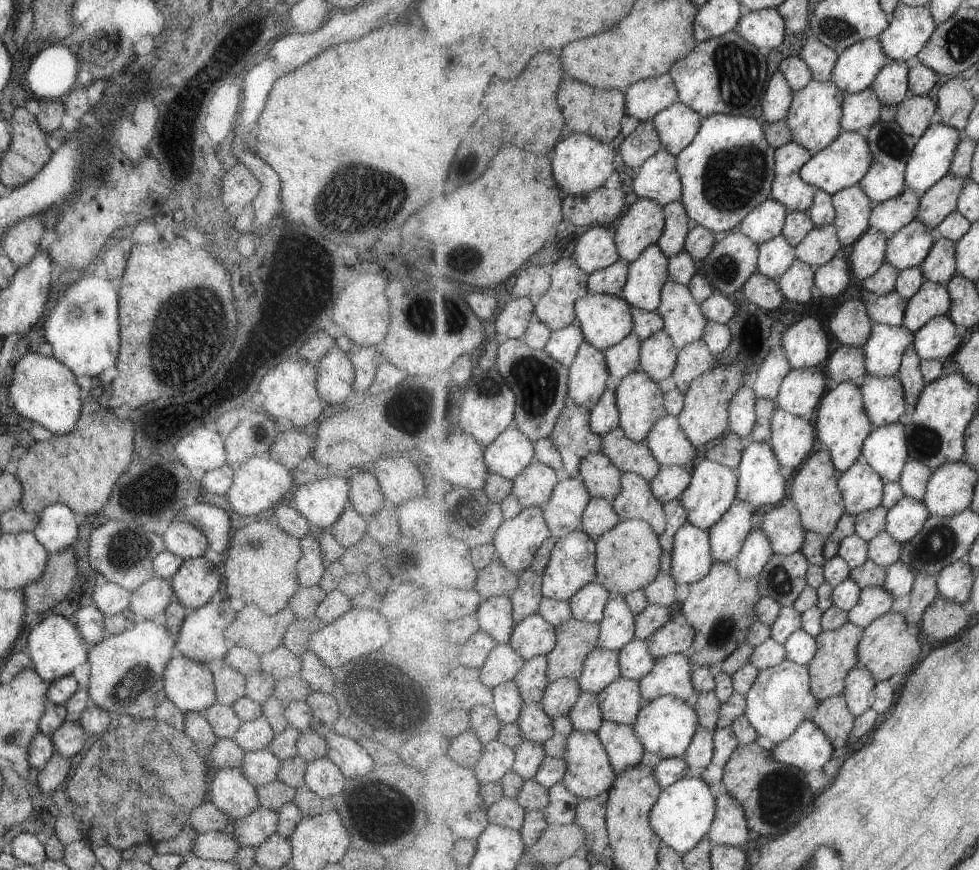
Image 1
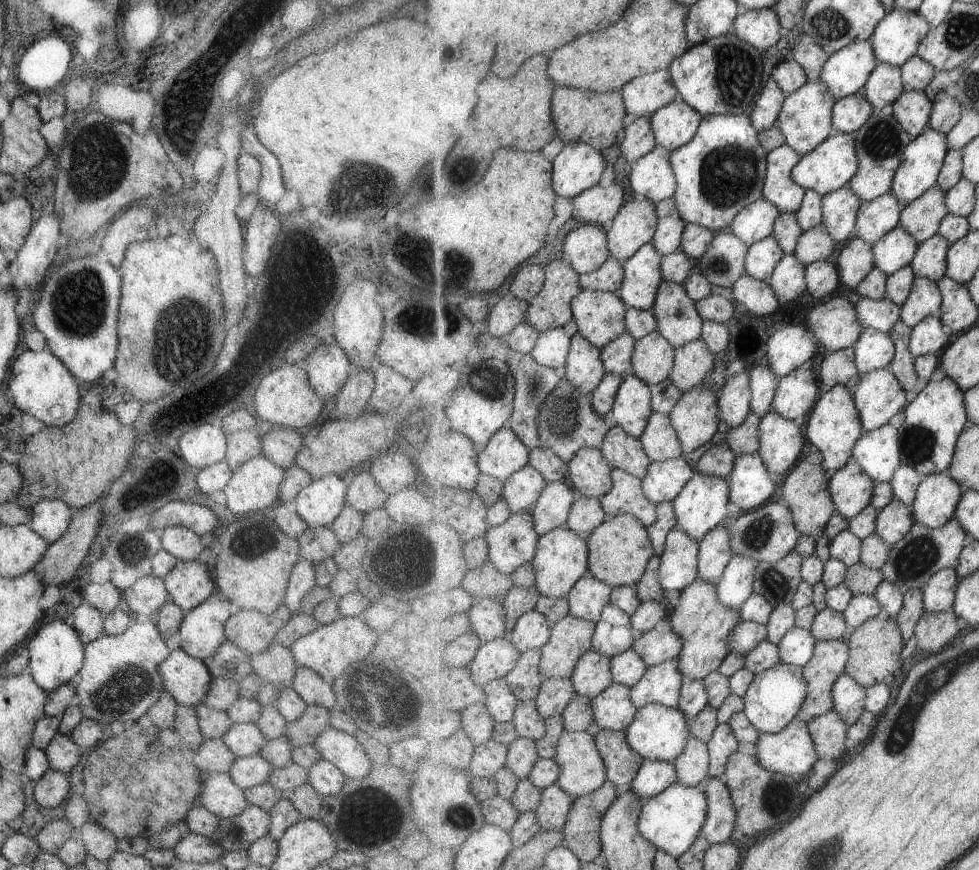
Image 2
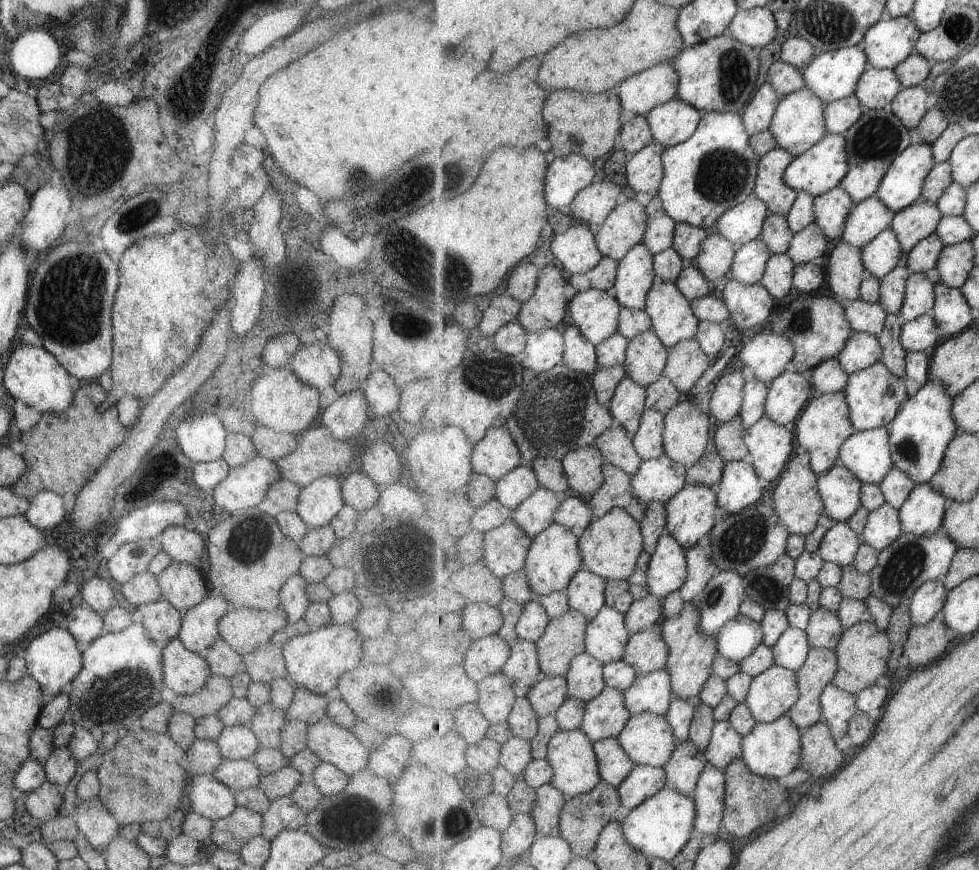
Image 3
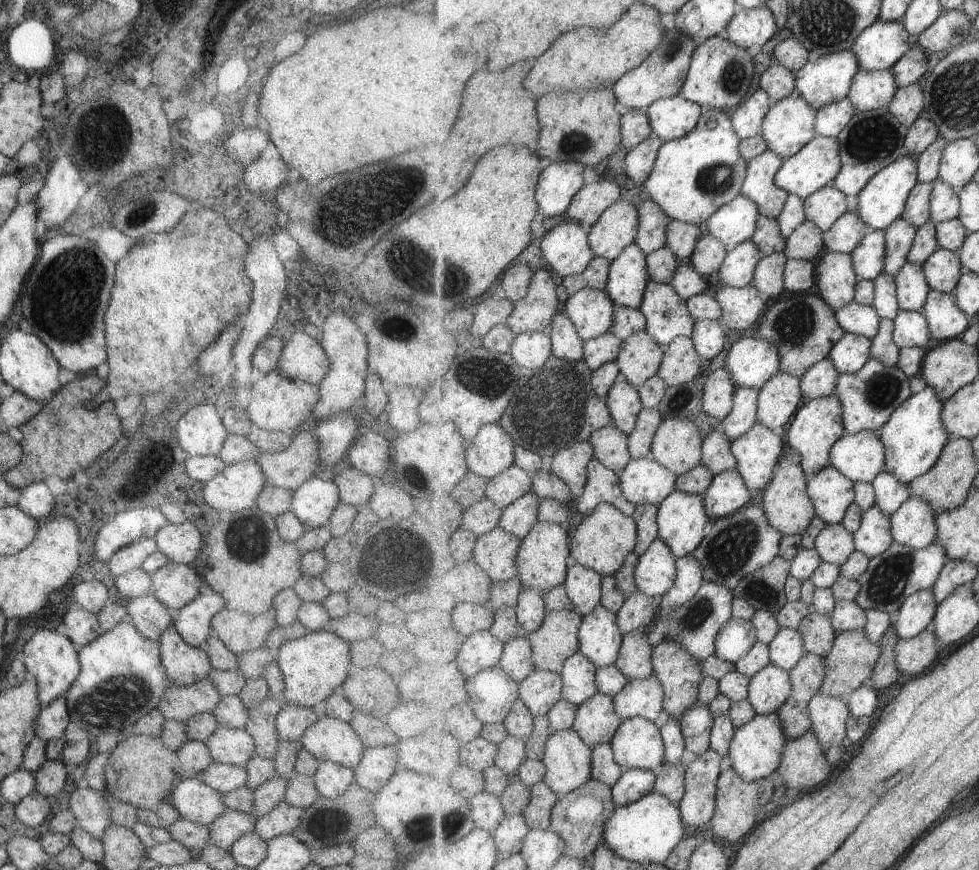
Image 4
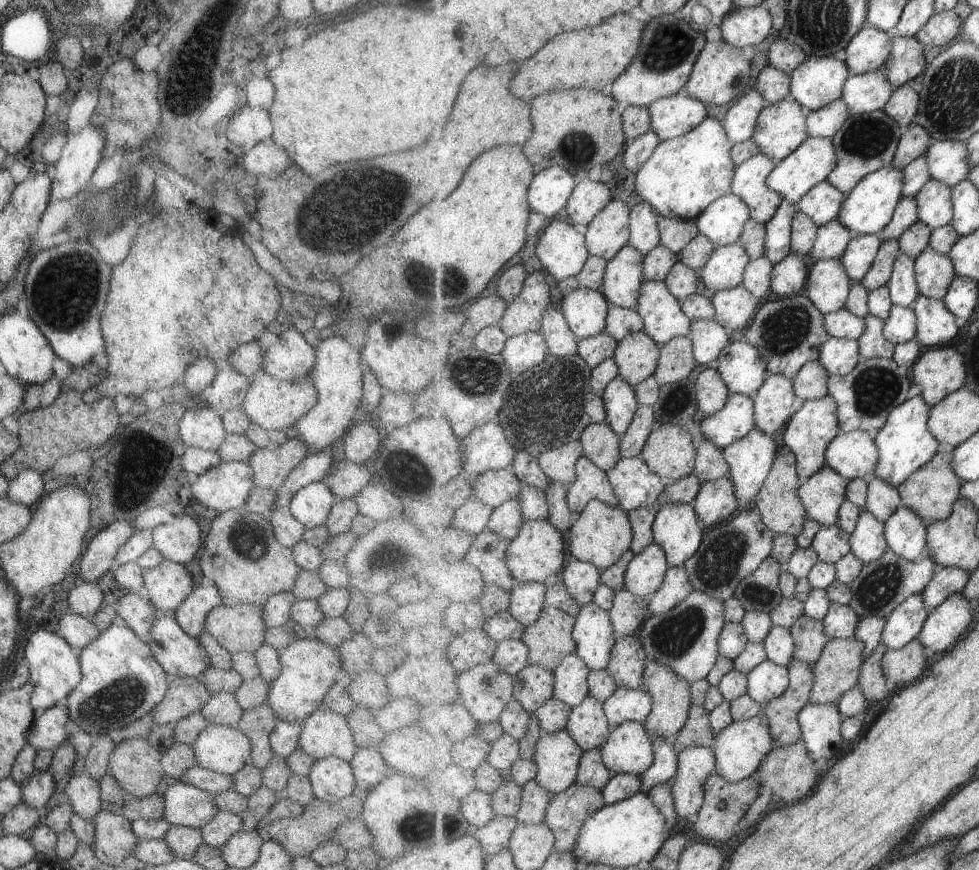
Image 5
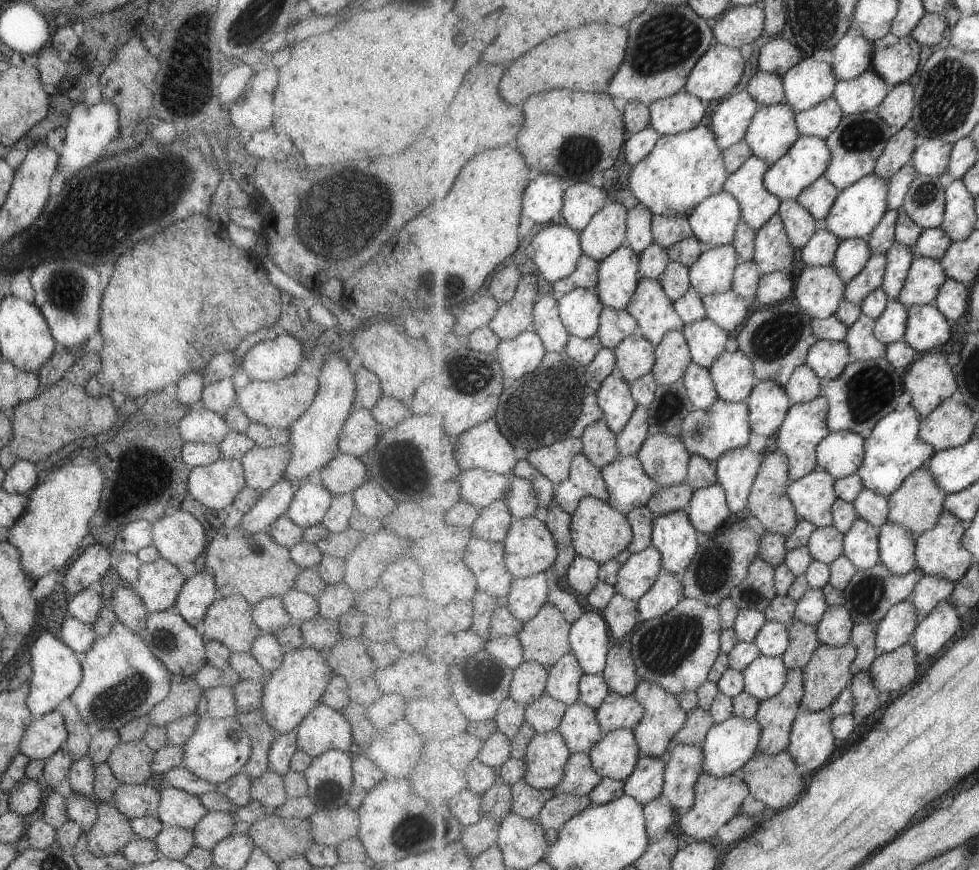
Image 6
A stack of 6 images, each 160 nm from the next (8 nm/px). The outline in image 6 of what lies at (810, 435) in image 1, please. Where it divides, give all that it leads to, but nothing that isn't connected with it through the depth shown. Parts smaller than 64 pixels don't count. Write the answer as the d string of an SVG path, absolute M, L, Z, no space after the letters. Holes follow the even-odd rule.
M747 445L728 450L716 462L718 482L726 488L733 516L749 507L750 494L762 469L764 456L765 452L753 452Z

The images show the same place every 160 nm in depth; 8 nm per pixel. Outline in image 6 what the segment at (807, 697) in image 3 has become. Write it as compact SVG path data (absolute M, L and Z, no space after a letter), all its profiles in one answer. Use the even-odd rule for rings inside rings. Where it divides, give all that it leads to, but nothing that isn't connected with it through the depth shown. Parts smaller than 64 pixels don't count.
M790 669L785 688L777 696L760 703L756 714L762 724L759 751L776 755L788 750L795 719L804 710L802 698L805 693L804 671Z

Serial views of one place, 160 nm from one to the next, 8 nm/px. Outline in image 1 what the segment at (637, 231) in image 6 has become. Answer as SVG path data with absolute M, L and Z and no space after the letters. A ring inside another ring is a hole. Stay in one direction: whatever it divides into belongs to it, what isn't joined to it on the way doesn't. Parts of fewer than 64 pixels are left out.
M682 201L667 204L663 207L663 212L666 218L665 229L658 246L663 250L663 254L671 259L685 249L687 236L694 223L690 220Z

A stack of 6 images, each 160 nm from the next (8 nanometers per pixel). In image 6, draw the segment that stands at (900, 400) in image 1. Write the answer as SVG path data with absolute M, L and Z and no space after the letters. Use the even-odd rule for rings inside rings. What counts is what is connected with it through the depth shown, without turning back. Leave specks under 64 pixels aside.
M883 357L874 361L855 360L839 378L822 379L822 396L830 402L828 422L832 432L851 431L869 438L878 422L897 408L899 396L905 391L904 372Z

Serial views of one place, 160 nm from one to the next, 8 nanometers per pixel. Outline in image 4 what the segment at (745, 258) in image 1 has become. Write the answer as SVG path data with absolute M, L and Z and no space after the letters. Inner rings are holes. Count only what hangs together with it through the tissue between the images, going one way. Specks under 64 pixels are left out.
M710 234L699 238L695 252L688 262L706 278L714 275L715 272L719 273L719 268L723 266L727 254L726 247L714 235Z

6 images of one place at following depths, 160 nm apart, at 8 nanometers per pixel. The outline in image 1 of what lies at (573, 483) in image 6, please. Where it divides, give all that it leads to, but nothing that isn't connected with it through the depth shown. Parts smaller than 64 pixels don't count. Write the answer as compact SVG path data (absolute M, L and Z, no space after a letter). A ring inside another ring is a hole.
M630 471L623 473L623 492L612 504L622 520L645 520L661 536L667 527L665 504L659 498L655 498L650 482L642 475Z

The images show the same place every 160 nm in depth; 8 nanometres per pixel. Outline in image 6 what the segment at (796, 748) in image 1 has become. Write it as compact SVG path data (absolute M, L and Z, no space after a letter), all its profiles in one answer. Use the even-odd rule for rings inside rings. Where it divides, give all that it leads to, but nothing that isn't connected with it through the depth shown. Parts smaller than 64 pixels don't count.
M733 715L729 720L717 723L706 736L702 746L704 752L705 772L717 778L740 775L742 768L759 752L762 740L762 724L757 717L748 719Z

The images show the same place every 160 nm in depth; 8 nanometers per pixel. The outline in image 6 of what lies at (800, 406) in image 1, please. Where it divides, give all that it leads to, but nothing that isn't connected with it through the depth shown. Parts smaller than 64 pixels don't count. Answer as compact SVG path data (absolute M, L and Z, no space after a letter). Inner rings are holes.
M760 381L746 400L750 408L750 425L765 437L778 434L790 412L790 395L780 382Z

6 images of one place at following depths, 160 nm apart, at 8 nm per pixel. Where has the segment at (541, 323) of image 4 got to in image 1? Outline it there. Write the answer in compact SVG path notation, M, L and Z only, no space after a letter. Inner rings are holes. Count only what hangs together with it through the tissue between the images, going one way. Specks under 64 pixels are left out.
M571 256L555 262L551 272L551 288L535 303L535 315L553 331L577 323L575 302L590 292L590 276Z

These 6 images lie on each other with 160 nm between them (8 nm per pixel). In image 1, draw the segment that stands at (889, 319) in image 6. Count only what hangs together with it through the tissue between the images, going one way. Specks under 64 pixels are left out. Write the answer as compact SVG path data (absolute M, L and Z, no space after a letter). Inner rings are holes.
M949 315L937 316L915 333L914 344L922 360L941 360L946 364L952 361L959 351L961 338Z

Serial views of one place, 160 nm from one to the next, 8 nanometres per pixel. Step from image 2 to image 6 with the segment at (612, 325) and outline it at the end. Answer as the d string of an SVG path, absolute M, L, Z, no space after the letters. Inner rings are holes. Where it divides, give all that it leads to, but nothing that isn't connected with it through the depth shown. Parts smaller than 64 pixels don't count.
M576 288L558 298L562 321L572 335L590 339L598 334L605 308L597 289Z

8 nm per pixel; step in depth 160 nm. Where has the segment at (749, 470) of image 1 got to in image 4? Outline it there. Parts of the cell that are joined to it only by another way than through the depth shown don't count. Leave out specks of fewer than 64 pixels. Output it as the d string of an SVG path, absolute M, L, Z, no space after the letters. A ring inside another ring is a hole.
M729 470L714 476L709 490L703 494L703 502L711 520L716 521L736 514L753 497L743 476L737 470Z

